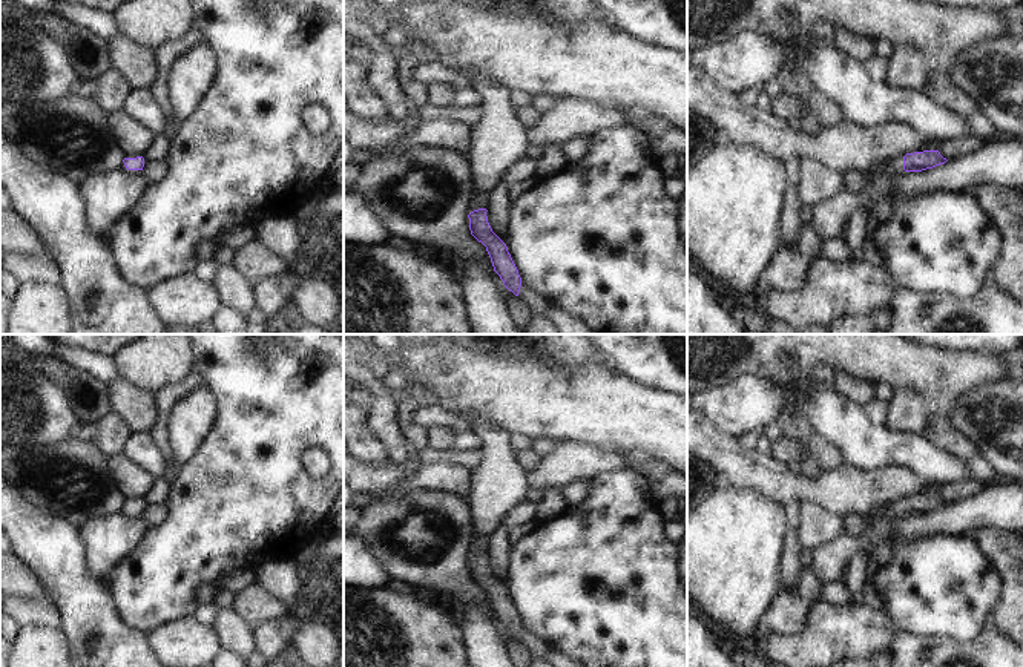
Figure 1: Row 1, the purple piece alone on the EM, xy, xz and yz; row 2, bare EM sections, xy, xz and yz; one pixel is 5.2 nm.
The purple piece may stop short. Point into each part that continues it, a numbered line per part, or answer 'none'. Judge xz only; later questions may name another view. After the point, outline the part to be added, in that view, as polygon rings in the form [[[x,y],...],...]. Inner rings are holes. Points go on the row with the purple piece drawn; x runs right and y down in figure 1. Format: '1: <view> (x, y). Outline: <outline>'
1: xz (474, 204). Outline: [[[471,196],[469,202],[468,202],[468,215],[474,210],[479,209],[486,209],[488,210],[488,202],[480,202],[477,198]]]

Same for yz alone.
1: yz (894, 166). Outline: [[[899,155],[886,159],[885,163],[873,164],[867,172],[862,173],[863,179],[868,179],[877,172],[890,173],[893,178],[905,175],[906,172],[903,170],[903,156],[905,155]]]

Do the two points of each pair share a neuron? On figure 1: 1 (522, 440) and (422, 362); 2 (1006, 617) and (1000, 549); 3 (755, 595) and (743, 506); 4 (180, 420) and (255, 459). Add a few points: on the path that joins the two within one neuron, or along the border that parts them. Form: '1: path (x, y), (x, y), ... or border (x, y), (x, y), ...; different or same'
1: border (509, 431), (519, 431), (531, 439); different
2: path (1006, 600), (1006, 566); same
3: path (743, 574), (743, 528); same
4: border (213, 399), (215, 419), (212, 427), (184, 463); different

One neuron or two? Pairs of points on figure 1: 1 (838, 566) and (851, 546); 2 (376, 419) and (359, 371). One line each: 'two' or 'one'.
1: one
2: one

